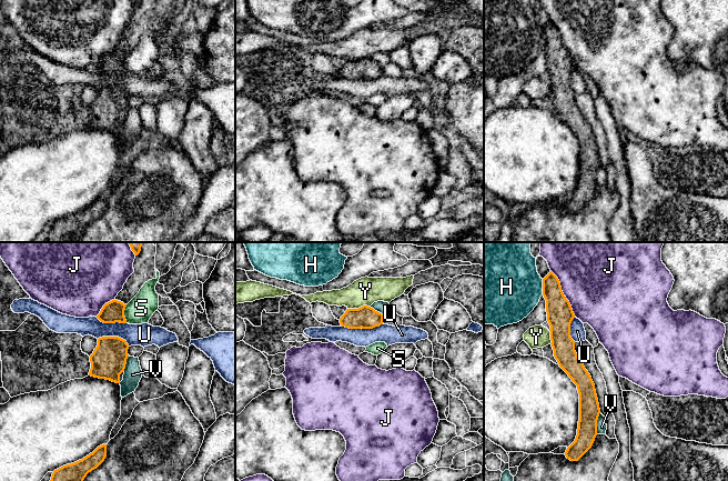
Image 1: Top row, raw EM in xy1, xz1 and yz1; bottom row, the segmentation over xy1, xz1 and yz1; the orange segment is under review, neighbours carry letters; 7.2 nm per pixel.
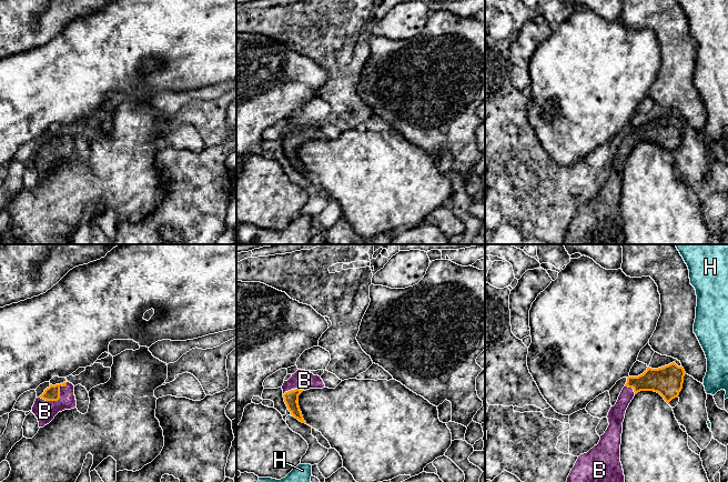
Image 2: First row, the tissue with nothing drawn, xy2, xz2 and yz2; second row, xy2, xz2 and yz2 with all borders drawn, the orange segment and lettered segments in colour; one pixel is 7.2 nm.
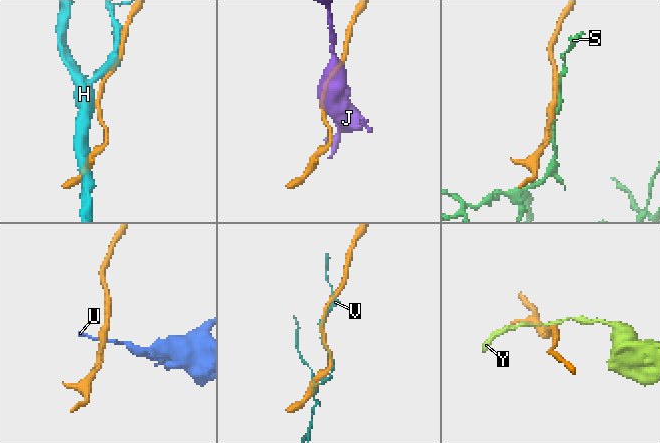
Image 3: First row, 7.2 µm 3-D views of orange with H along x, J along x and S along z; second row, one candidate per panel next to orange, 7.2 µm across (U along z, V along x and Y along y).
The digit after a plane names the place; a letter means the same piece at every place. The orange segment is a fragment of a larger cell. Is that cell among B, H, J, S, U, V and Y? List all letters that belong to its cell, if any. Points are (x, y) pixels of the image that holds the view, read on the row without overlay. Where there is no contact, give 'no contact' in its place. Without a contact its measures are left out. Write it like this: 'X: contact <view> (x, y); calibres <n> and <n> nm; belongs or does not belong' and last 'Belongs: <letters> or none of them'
B: contact xy2 (58, 150); calibres 110 and 160 nm; belongs
H: contact yz1 (543, 38); calibres 190 and 480 nm; does not belong
J: contact yz1 (563, 44); calibres 190 and 480 nm; does not belong
S: contact xy1 (123, 64); calibres 160 and 190 nm; does not belong
U: contact xz1 (362, 79); calibres 160 and 140 nm; does not belong
V: contact yz1 (596, 174); calibres 150 and 80 nm; does not belong
Y: contact xz1 (359, 59); calibres 160 and 200 nm; does not belong
Belongs: B

